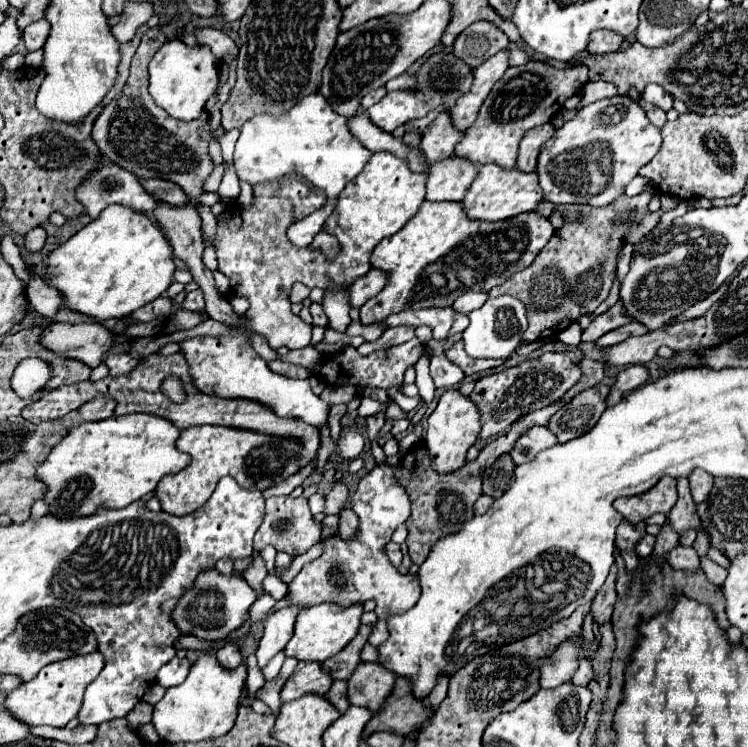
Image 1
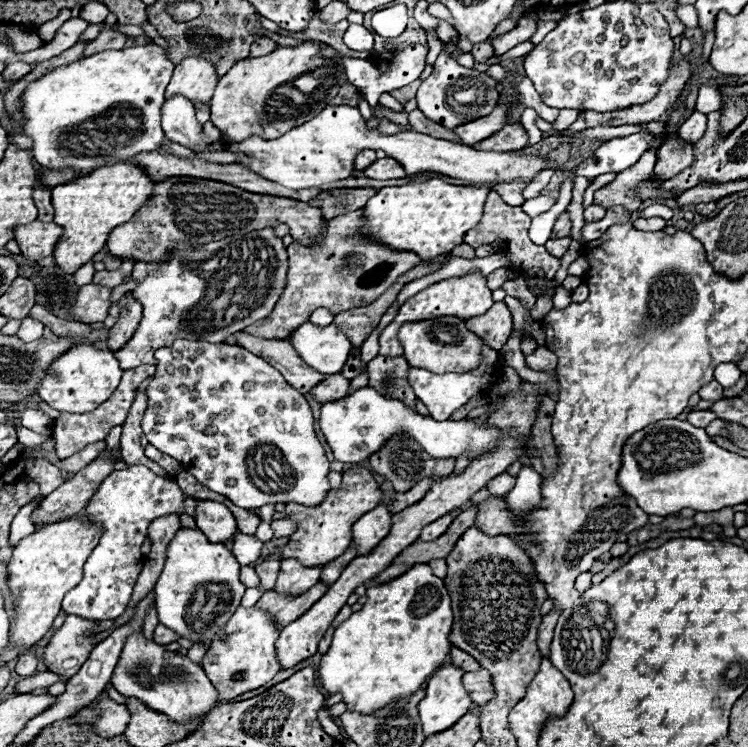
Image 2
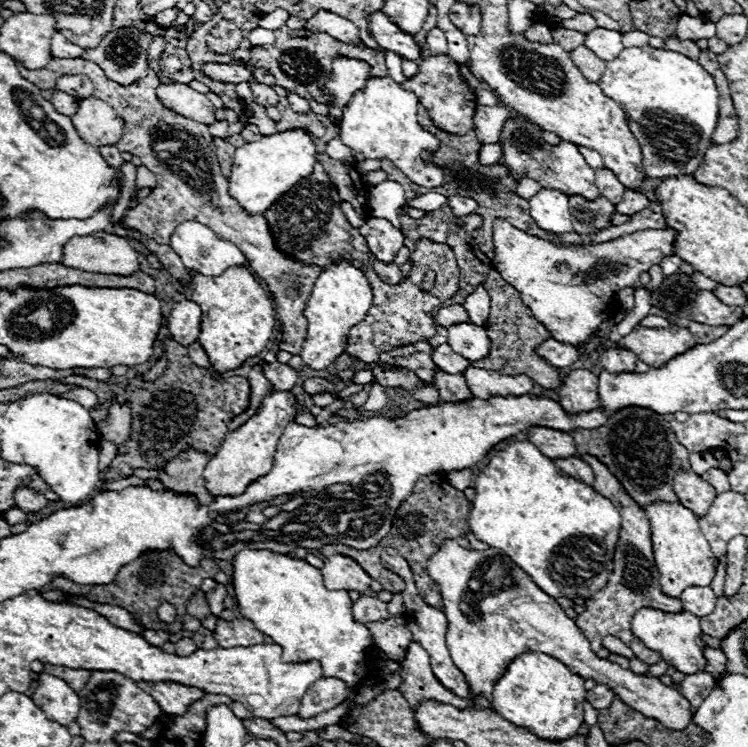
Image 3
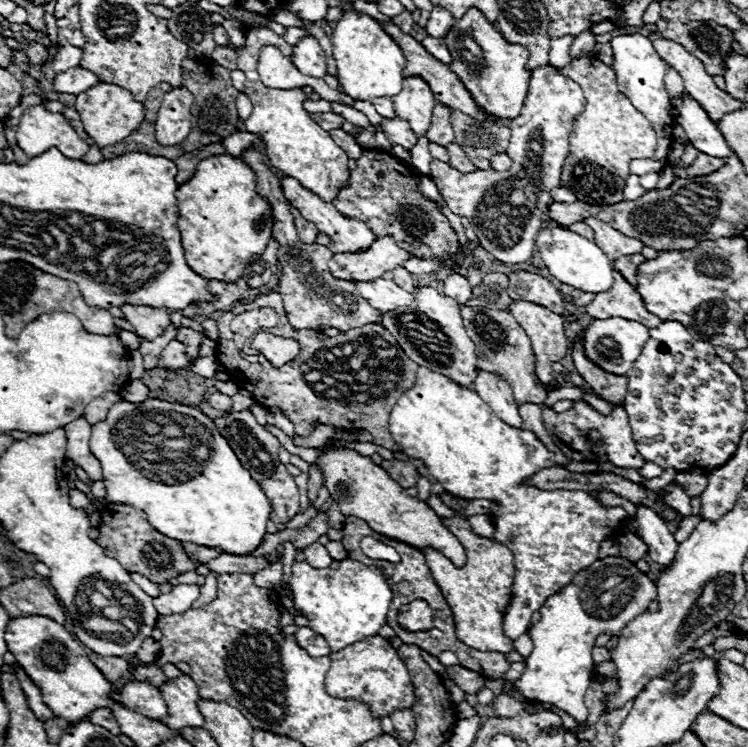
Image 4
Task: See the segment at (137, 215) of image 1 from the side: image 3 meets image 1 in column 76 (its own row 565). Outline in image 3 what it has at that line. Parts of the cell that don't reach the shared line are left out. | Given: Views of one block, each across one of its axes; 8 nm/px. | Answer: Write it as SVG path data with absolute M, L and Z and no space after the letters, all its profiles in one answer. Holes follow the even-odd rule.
M242 550L232 558L232 586L236 592L238 612L248 618L256 630L270 636L282 646L282 658L286 662L320 660L324 664L324 676L340 678L348 682L348 688L358 686L370 674L370 648L374 644L370 630L352 618L352 600L348 592L334 592L324 586L320 568L310 566L304 558L292 558L290 554L274 554L270 550Z

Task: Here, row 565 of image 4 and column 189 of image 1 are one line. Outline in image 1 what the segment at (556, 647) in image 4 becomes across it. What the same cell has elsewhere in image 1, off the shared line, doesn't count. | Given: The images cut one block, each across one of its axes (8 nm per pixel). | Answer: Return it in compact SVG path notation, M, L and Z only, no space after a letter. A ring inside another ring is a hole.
M204 572L200 580L196 580L196 588L180 598L172 620L182 634L192 634L204 640L222 640L232 630L240 628L248 620L248 610L256 600L256 592L248 586L242 576L220 576L220 572Z

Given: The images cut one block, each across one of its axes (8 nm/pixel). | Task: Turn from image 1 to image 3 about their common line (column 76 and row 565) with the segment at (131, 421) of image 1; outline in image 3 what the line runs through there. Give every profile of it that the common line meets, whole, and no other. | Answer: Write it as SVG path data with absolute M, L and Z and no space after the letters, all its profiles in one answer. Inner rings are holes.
M442 540L438 552L428 558L426 572L440 588L448 620L446 646L456 666L466 674L472 696L484 694L490 700L496 680L514 656L522 652L542 652L564 662L574 674L610 686L624 704L672 730L684 730L684 726L692 722L692 706L676 688L662 684L650 674L634 674L606 658L598 658L588 638L574 620L566 616L558 602L544 594L532 578L498 548L466 550L454 540Z

